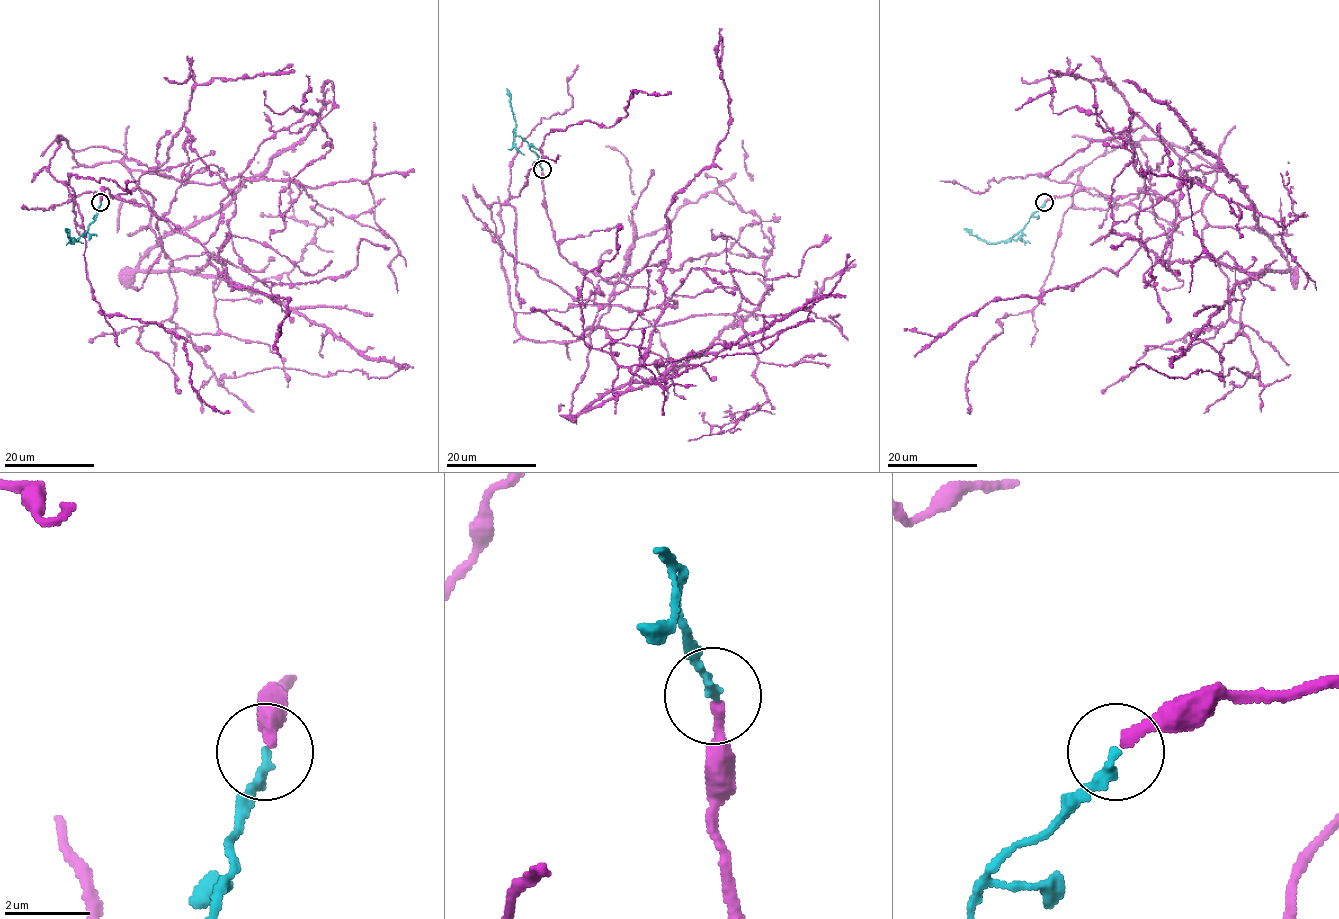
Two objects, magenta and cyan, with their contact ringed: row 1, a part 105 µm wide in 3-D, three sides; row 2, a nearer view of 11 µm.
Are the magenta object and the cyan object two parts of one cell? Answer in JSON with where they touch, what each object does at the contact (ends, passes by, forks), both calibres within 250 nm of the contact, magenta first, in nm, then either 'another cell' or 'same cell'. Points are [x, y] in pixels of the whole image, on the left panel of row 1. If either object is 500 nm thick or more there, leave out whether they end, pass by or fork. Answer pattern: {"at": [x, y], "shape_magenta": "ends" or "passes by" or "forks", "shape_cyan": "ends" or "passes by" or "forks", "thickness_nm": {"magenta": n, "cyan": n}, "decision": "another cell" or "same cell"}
{"at": [100, 202], "shape_magenta": "ends", "shape_cyan": "ends", "thickness_nm": {"magenta": 240, "cyan": 220}, "decision": "another cell"}

